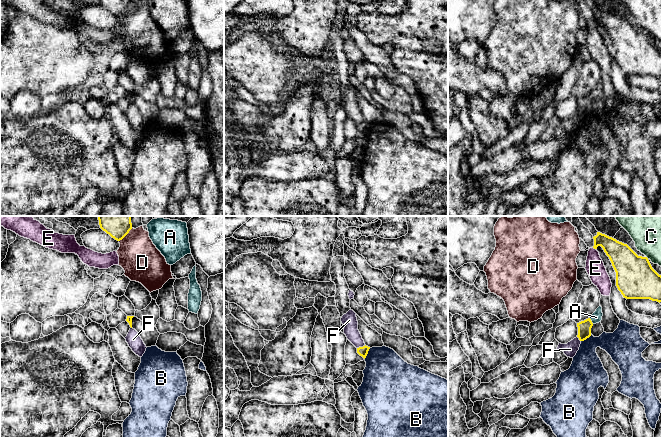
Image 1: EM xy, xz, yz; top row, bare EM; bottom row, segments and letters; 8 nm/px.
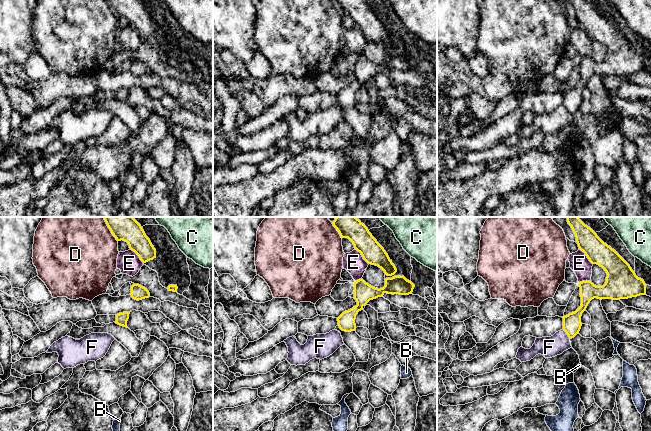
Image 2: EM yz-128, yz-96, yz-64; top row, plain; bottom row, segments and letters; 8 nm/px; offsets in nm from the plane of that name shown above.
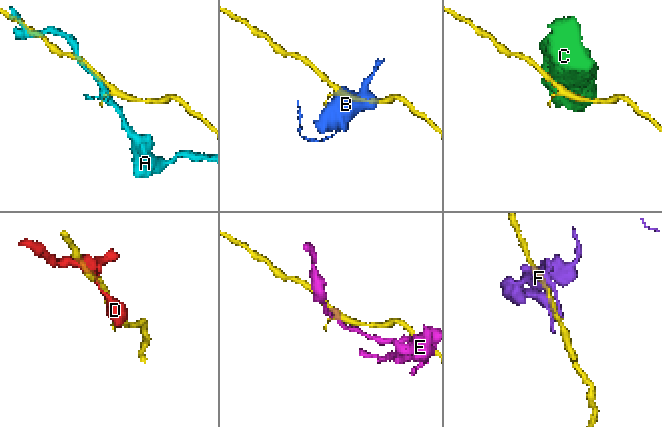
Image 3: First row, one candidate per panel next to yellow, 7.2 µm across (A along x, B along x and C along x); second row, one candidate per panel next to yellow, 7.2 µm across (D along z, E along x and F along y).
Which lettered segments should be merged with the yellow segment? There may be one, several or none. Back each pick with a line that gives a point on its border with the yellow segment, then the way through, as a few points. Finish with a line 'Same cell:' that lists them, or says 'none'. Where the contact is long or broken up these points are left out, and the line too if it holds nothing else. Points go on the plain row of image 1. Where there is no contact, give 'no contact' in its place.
Same cell: none

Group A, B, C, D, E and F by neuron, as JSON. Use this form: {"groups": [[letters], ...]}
{"groups": [["A"], ["B"], ["C"], ["D"], ["E", "F"]]}

